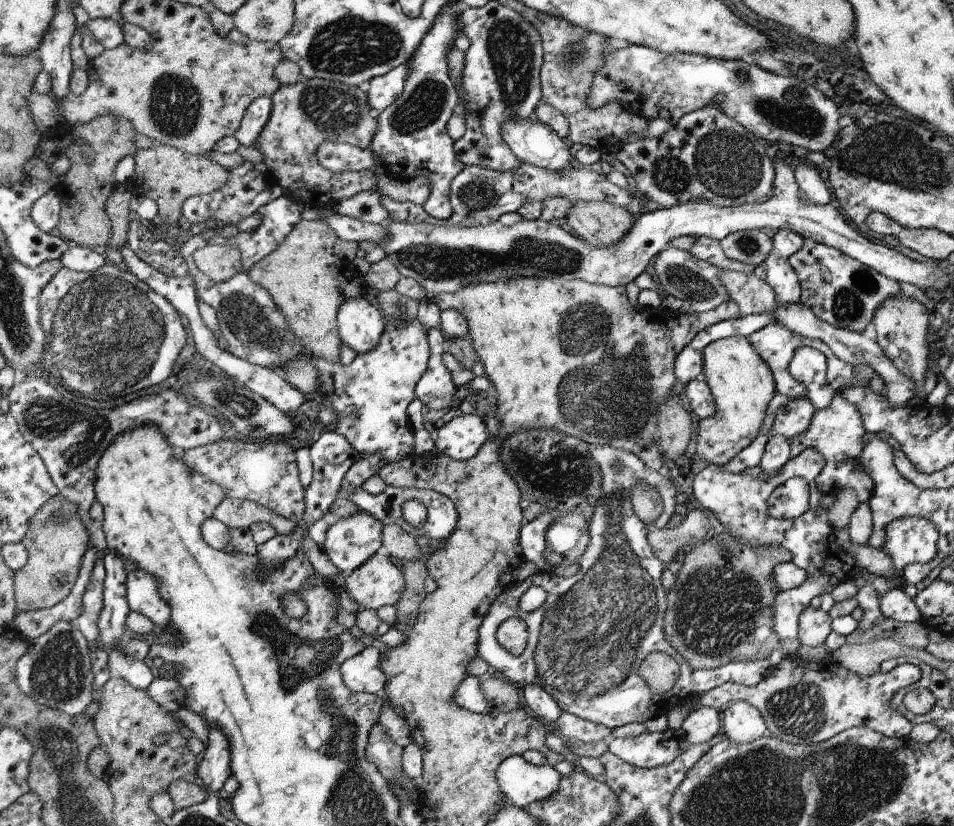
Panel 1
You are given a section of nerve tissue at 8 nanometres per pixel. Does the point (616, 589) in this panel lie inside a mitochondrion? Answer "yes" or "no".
yes

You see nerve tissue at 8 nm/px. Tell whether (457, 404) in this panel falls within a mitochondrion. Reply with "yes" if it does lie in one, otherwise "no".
no

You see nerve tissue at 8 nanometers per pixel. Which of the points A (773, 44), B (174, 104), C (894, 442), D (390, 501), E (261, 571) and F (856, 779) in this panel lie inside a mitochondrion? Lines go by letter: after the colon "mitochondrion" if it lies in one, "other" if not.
A: other
B: mitochondrion
C: other
D: other
E: other
F: mitochondrion

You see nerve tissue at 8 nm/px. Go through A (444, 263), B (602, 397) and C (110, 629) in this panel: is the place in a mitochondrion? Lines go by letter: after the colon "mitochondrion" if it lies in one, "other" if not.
A: mitochondrion
B: mitochondrion
C: mitochondrion

